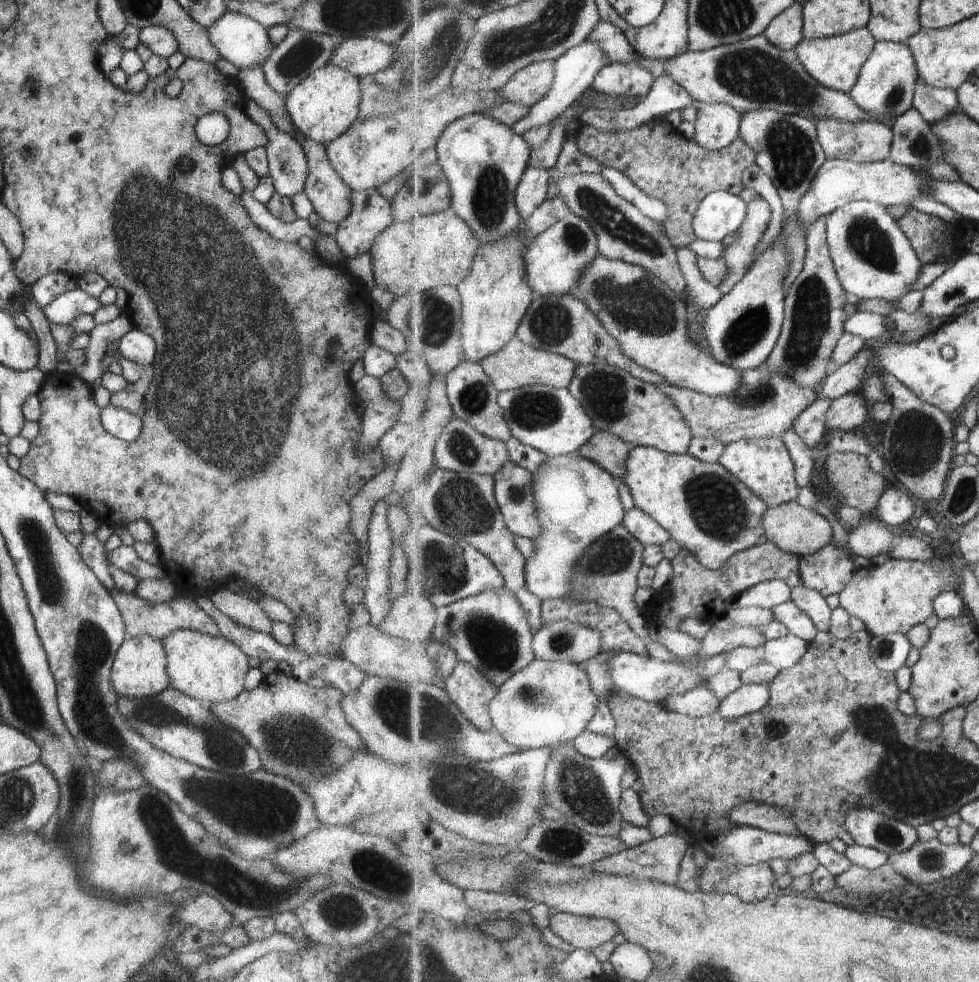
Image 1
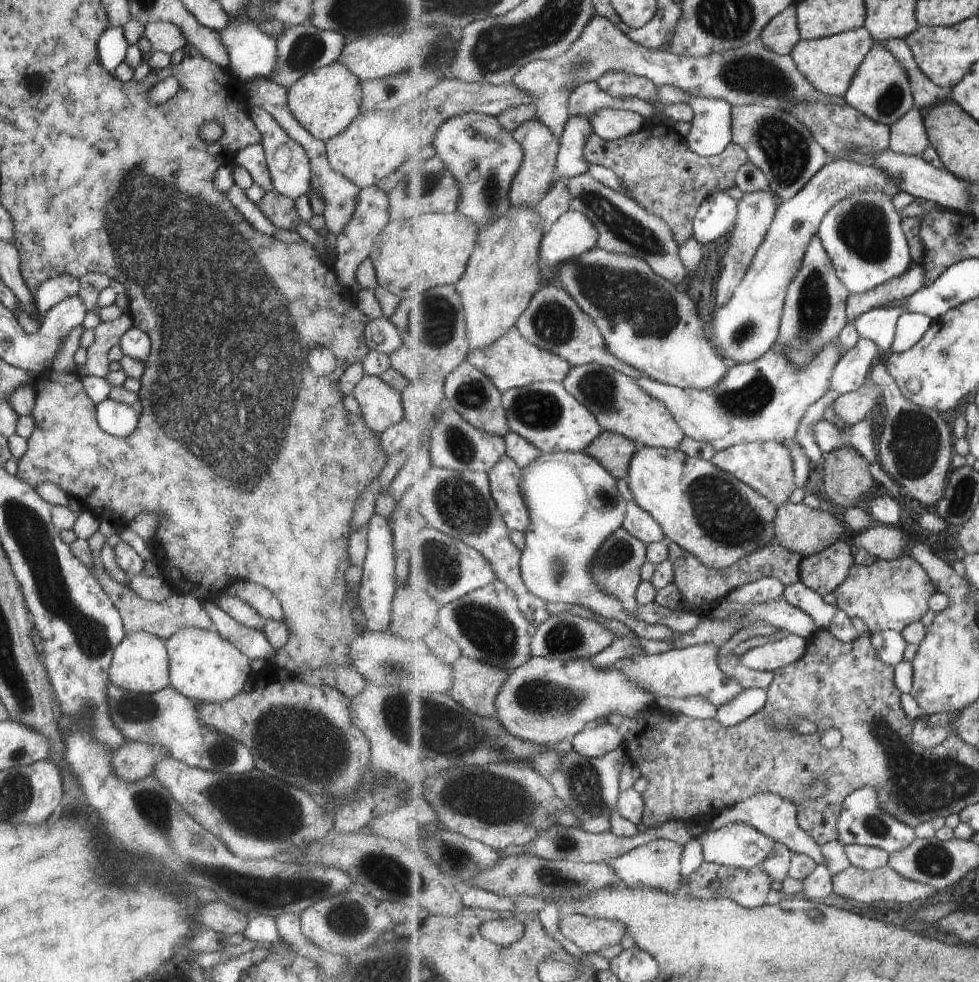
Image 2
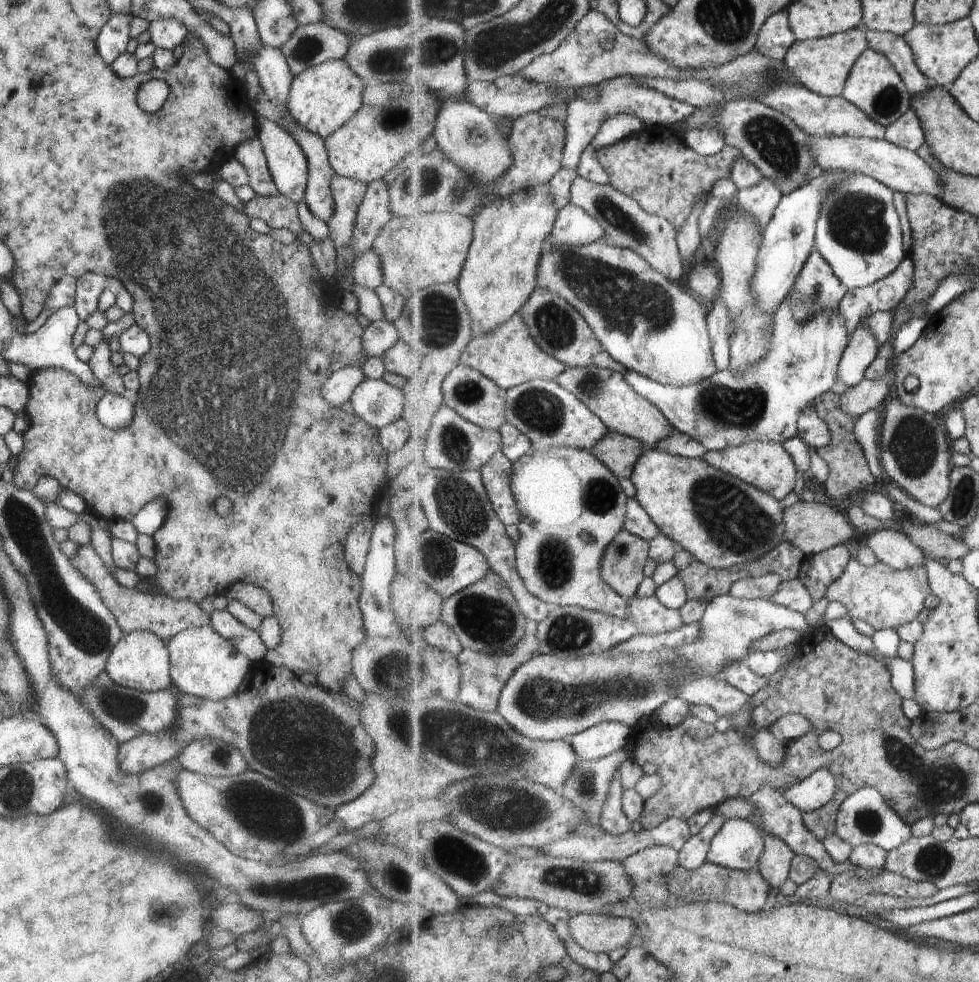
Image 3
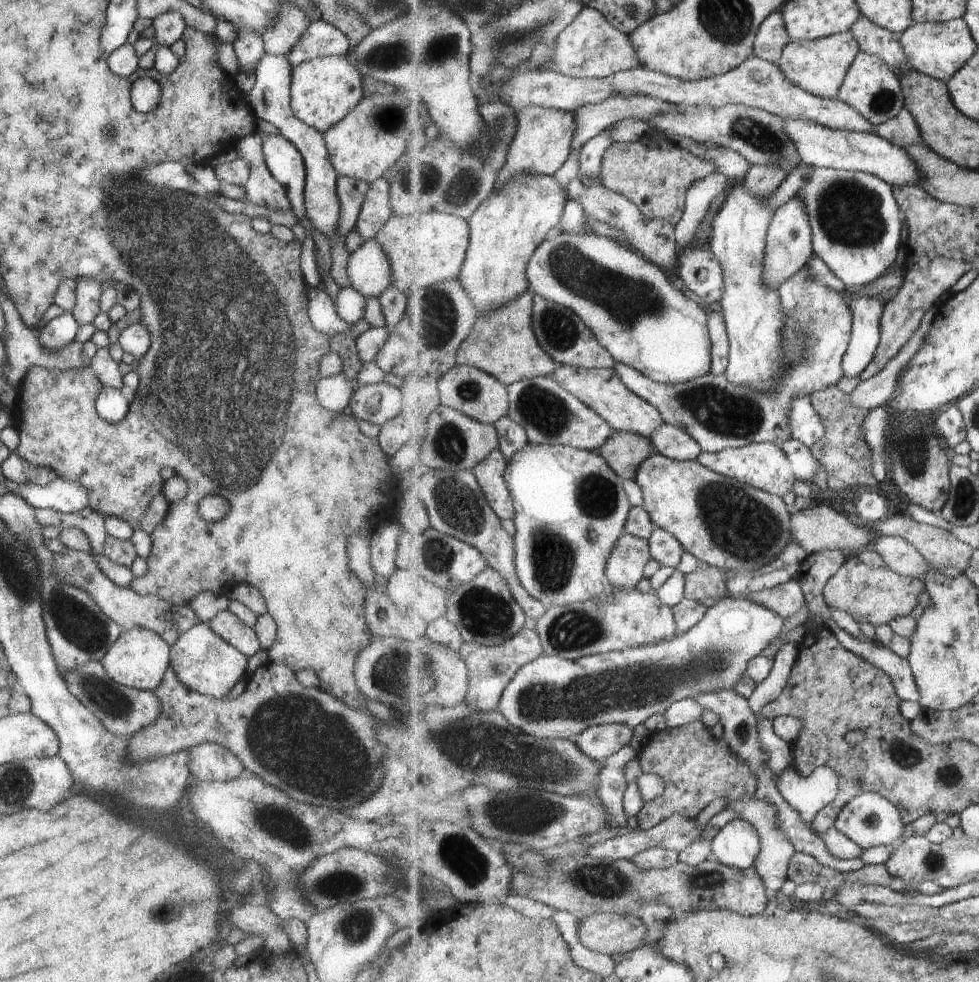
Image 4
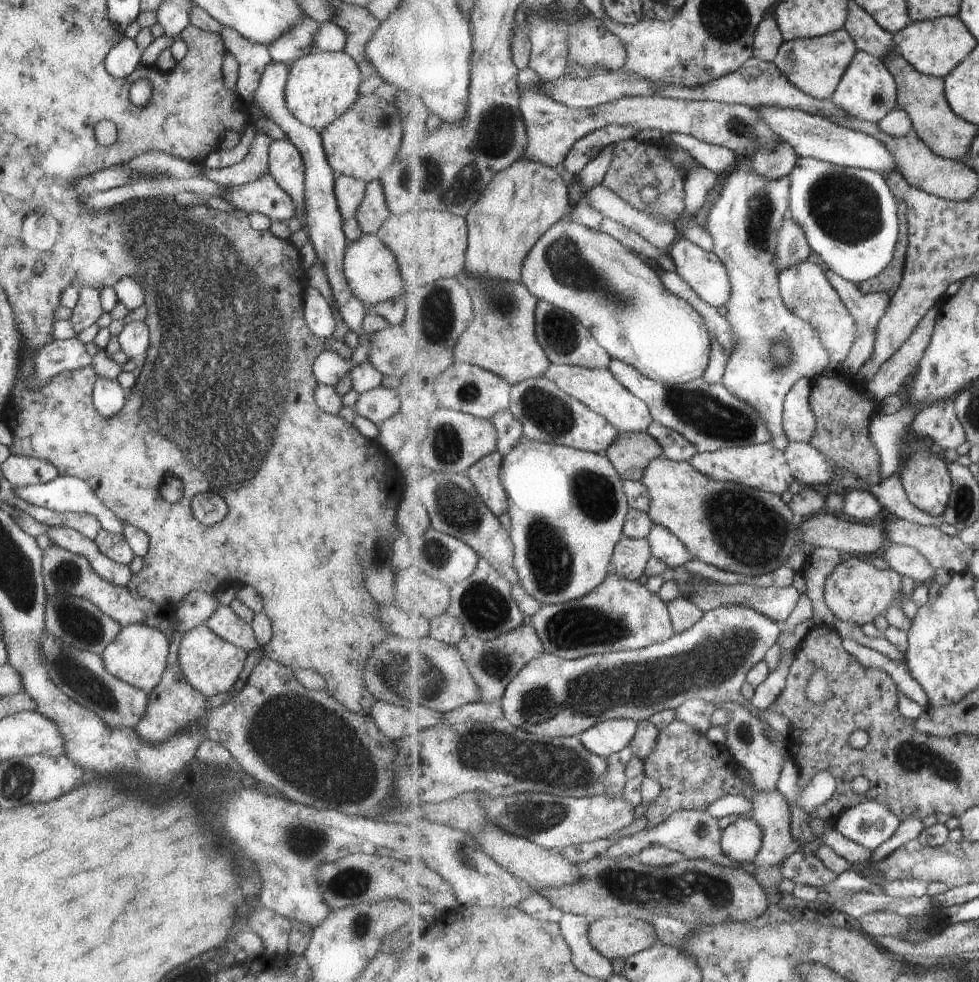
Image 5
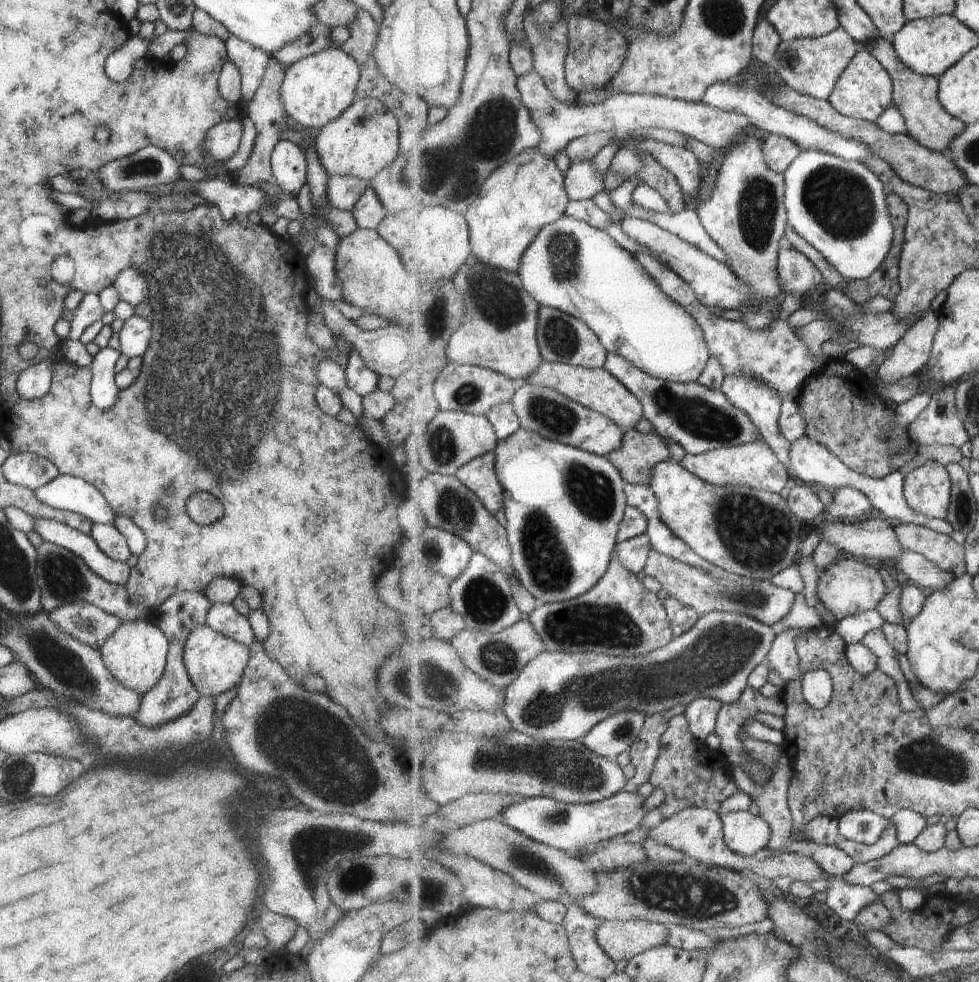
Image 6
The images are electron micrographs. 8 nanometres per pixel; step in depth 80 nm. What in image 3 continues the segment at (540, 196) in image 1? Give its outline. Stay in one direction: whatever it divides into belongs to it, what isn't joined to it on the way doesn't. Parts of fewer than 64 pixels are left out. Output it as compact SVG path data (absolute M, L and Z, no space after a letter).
M539 111L528 112L514 119L509 140L515 158L512 168L496 182L494 194L507 198L513 193L519 193L521 189L535 189L537 185L549 183L564 166L566 136L566 120L546 117Z

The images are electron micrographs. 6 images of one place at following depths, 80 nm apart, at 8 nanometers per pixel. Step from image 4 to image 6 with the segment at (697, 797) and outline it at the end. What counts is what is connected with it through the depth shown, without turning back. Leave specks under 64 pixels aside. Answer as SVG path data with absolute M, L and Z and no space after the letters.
M689 714L673 717L668 722L659 757L649 778L655 789L665 792L665 803L659 808L663 819L689 807L709 808L719 813L721 804L739 792L732 778L732 770L733 764L721 751L710 750L706 742L700 742L693 735Z

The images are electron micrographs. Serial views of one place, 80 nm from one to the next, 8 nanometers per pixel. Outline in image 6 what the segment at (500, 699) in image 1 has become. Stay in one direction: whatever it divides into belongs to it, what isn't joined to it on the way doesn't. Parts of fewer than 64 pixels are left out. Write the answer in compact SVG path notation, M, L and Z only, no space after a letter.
M716 611L699 618L699 622L685 634L675 636L669 646L657 648L643 656L608 656L596 653L565 654L543 652L529 662L517 680L505 690L502 706L512 726L541 742L551 740L577 740L586 737L597 724L619 712L637 710L647 719L675 706L690 705L699 698L719 700L721 704L733 704L743 698L748 679L757 666L768 663L776 636L773 626L759 622L747 614Z

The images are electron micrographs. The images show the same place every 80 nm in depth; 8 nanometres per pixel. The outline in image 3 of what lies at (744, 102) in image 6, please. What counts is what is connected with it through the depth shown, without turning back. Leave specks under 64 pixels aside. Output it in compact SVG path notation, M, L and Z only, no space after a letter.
M809 135L811 142L809 152L816 159L816 164L826 171L848 171L849 173L863 173L879 182L886 184L894 191L900 191L902 194L929 195L942 200L942 194L946 191L944 176L940 170L935 170L930 164L927 164L919 154L897 146L887 139L874 139L869 137L856 137L849 135L824 136Z

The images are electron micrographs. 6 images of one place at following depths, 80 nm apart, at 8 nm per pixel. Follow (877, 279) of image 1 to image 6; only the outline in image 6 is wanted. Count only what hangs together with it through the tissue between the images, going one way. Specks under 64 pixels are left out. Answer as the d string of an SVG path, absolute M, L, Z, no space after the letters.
M805 150L783 173L787 225L847 279L867 279L889 258L895 226L881 178L862 162L845 162L820 150Z

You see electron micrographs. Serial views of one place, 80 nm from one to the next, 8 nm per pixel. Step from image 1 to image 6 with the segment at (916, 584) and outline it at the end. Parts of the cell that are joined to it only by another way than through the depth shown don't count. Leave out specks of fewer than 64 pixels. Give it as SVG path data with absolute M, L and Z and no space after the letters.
M843 555L831 568L819 575L818 580L819 599L825 607L838 619L845 619L857 612L877 610L877 606L883 602L889 593L889 588L883 580L880 572L867 562L850 560L848 555Z

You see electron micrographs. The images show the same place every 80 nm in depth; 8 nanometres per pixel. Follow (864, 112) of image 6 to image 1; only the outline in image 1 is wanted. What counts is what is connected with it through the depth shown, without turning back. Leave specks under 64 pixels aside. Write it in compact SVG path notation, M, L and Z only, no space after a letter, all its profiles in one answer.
M878 41L872 56L864 64L856 85L851 89L851 98L857 106L877 119L897 118L914 107L917 77L919 74L916 60L909 45Z

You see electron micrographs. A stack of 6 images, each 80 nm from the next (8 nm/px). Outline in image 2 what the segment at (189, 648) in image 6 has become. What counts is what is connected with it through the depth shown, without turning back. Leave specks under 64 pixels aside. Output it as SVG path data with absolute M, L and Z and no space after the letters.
M180 628L164 640L168 656L168 681L191 701L223 702L236 695L254 670L251 661L228 640L213 630Z

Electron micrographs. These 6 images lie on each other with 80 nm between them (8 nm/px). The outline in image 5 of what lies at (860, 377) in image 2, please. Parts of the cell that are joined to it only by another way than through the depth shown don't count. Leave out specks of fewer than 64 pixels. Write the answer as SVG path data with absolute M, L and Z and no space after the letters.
M813 250L809 253L808 261L816 263L824 271L825 276L827 276L829 282L832 283L833 288L839 292L841 299L844 300L844 304L848 307L850 314L856 319L856 342L853 344L851 352L849 352L849 357L844 361L843 370L848 375L857 377L861 368L864 368L865 364L869 362L871 356L874 354L879 322L883 319L883 316L887 314L892 298L886 293L863 294L855 283L849 282L845 280L845 278L839 276L839 274L833 272L833 270L825 263L825 260Z

